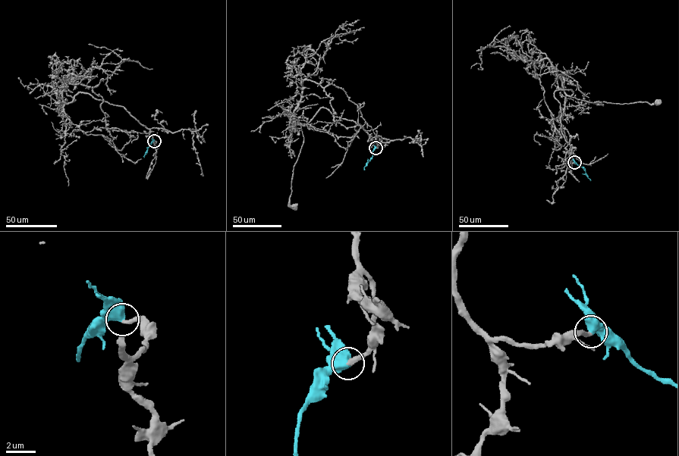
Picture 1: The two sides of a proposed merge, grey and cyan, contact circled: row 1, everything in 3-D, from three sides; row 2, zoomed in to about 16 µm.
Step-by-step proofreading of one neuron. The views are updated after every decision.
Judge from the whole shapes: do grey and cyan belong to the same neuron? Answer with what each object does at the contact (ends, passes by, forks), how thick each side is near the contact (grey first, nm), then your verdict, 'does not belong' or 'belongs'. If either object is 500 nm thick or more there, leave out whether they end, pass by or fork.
calibres 320 and 650 nm; belongs

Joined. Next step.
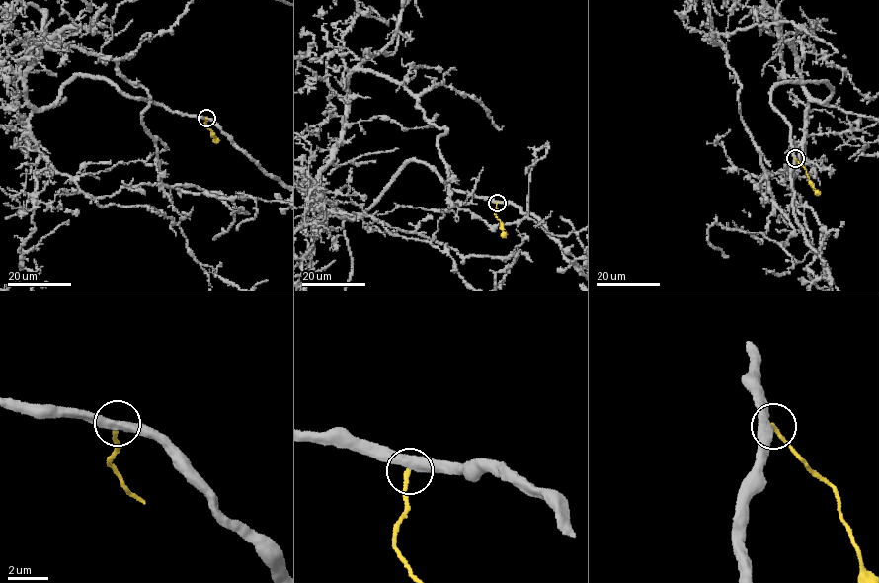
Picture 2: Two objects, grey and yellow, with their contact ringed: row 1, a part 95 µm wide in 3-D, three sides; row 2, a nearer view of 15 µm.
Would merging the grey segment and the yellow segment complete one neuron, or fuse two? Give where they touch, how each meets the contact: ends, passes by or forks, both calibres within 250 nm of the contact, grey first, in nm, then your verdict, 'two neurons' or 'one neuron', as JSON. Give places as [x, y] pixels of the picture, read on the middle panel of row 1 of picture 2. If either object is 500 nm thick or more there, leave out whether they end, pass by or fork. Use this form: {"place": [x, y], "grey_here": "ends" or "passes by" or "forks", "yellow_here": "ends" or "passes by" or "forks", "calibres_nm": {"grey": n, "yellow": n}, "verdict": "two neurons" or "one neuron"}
{"place": [497, 203], "grey_here": "passes by", "yellow_here": "ends", "calibres_nm": {"grey": 460, "yellow": 220}, "verdict": "two neurons"}

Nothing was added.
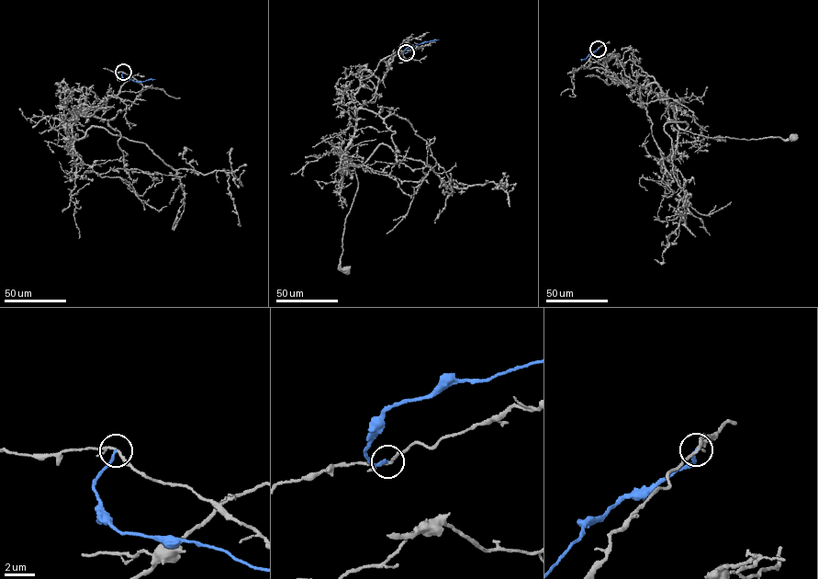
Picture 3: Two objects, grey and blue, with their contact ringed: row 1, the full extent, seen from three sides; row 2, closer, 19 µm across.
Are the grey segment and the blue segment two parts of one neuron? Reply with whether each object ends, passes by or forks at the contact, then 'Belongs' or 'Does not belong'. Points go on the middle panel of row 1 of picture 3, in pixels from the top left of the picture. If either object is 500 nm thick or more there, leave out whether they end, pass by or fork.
At the ring grey forks. At the ring blue ends. Does not belong

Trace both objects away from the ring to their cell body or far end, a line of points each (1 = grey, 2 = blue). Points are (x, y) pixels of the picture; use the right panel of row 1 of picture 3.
1: (598, 49), (584, 69), (589, 64), (599, 67), (626, 85), (655, 83), (685, 130), (747, 140), (792, 136)
2: (598, 49), (581, 61)

